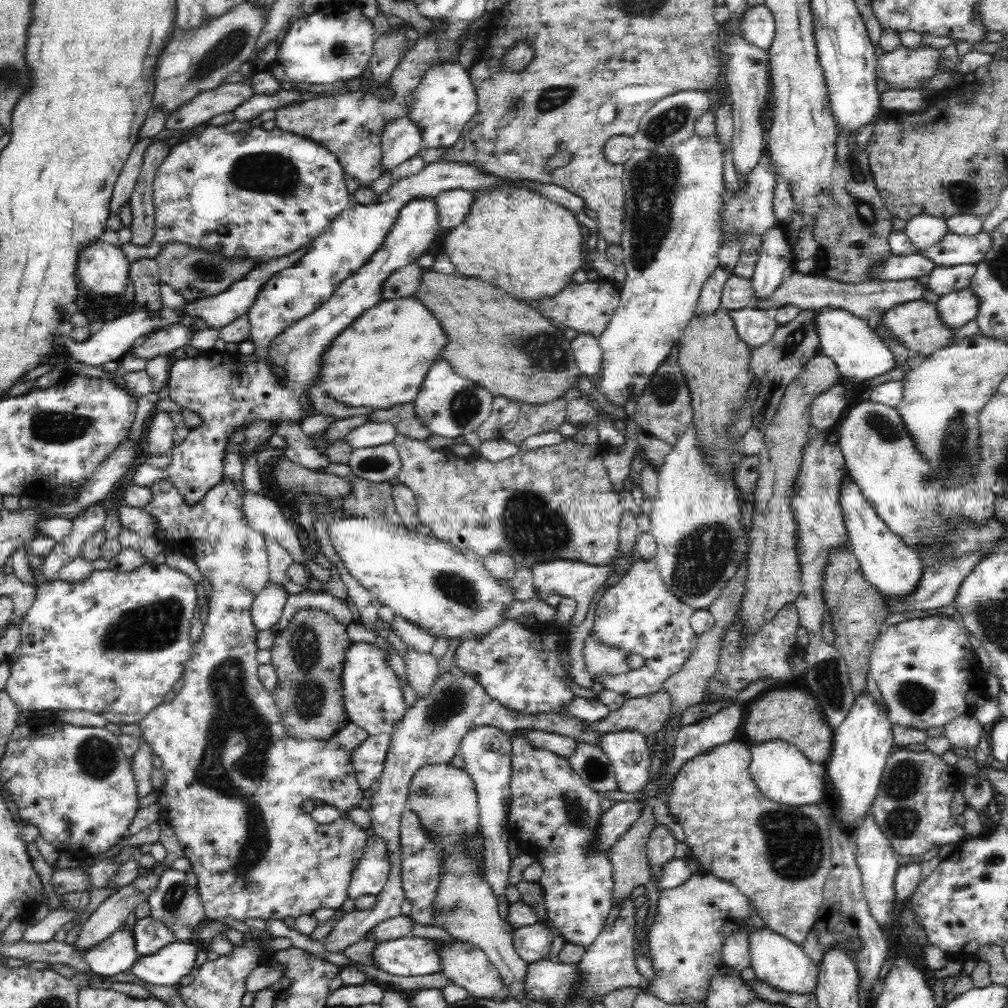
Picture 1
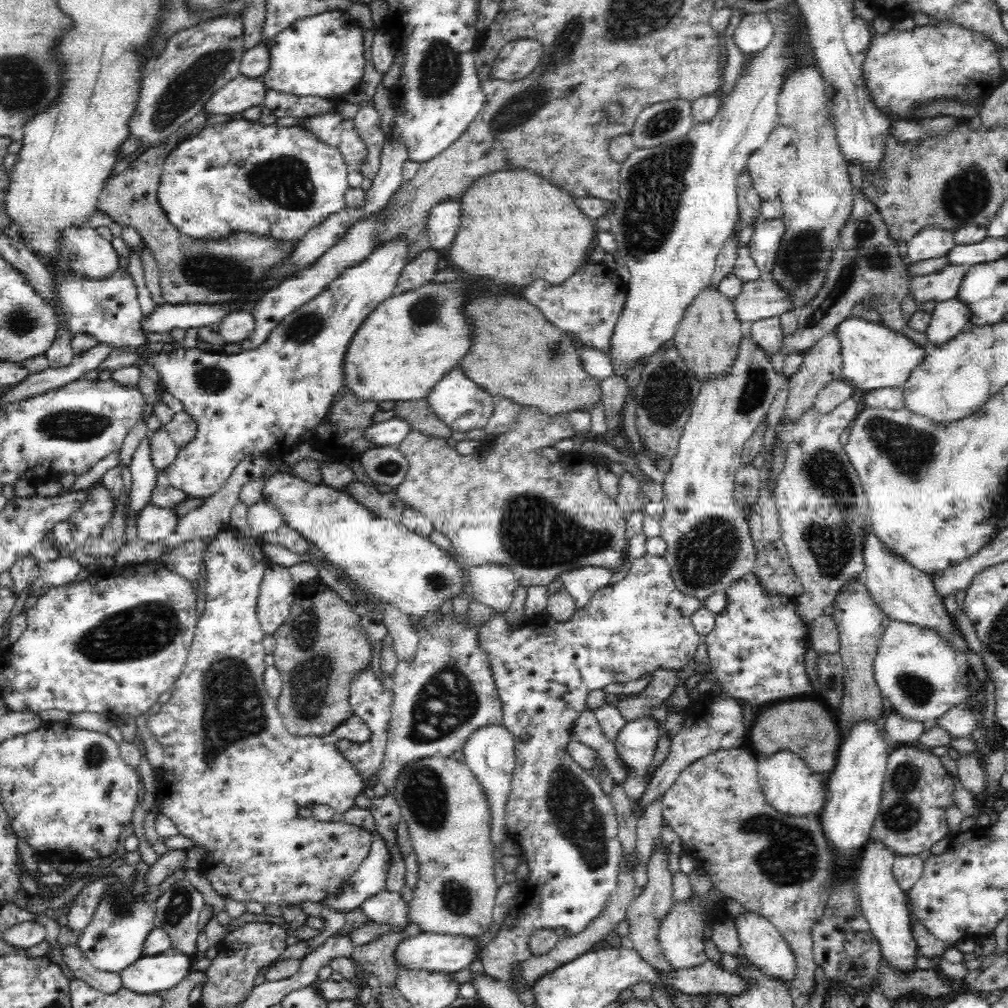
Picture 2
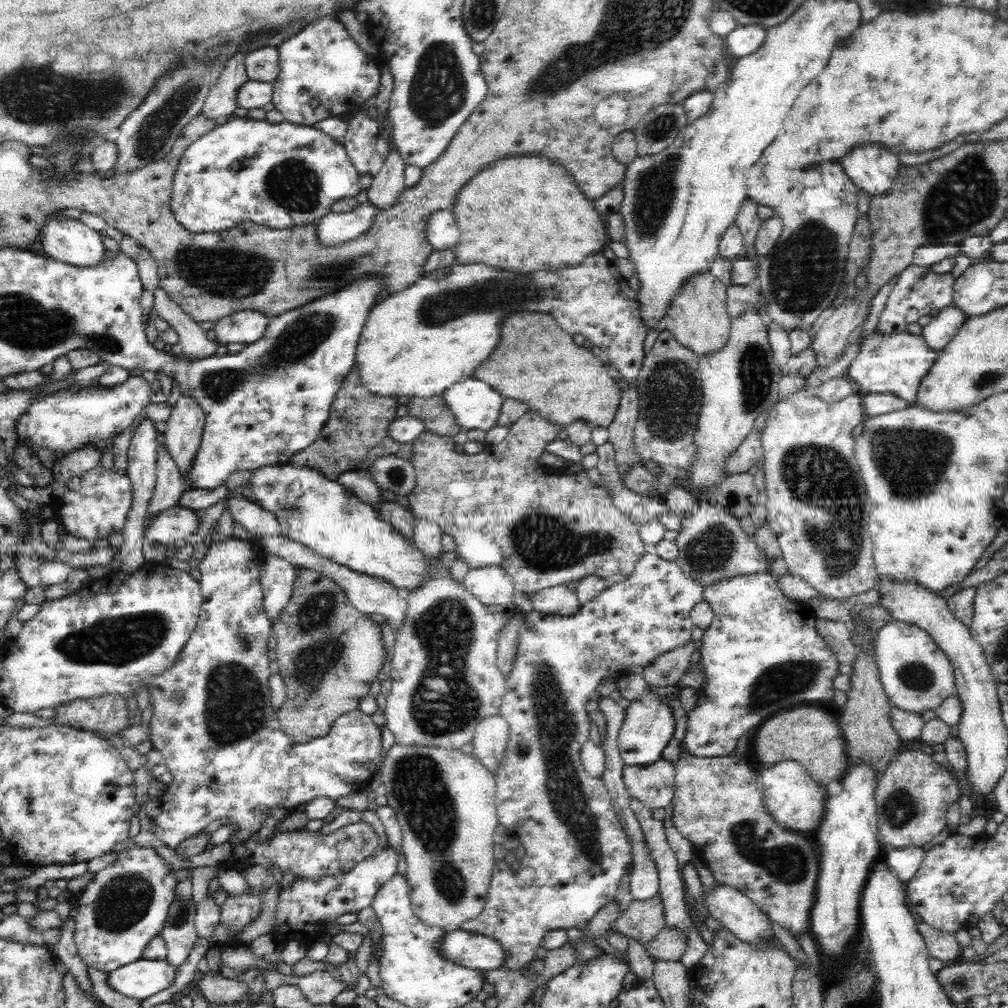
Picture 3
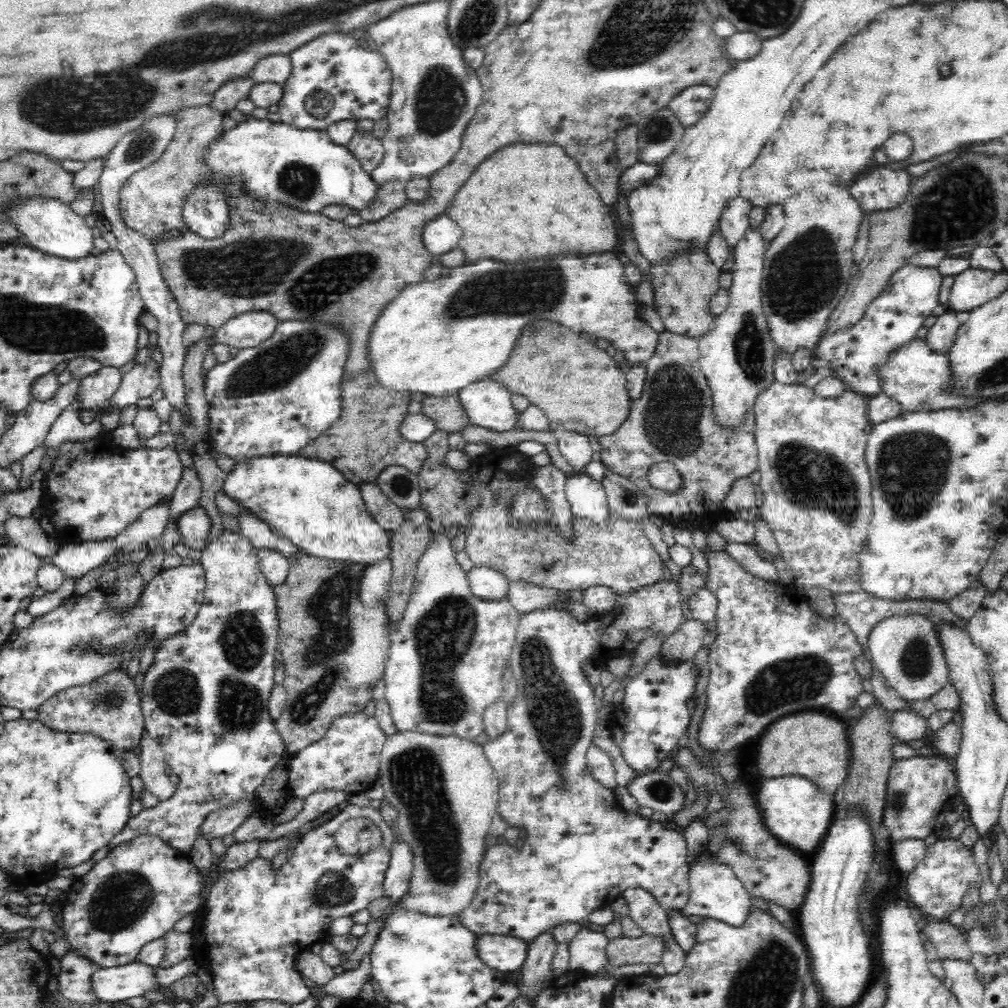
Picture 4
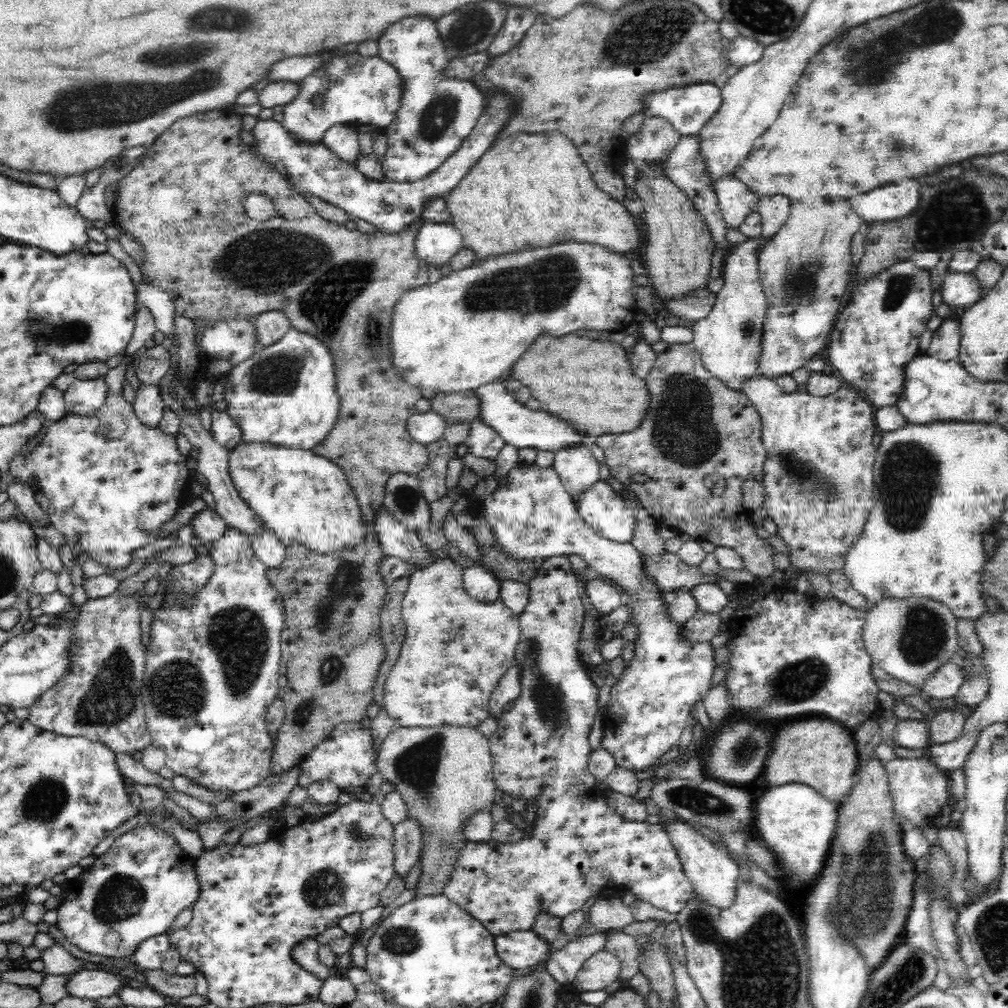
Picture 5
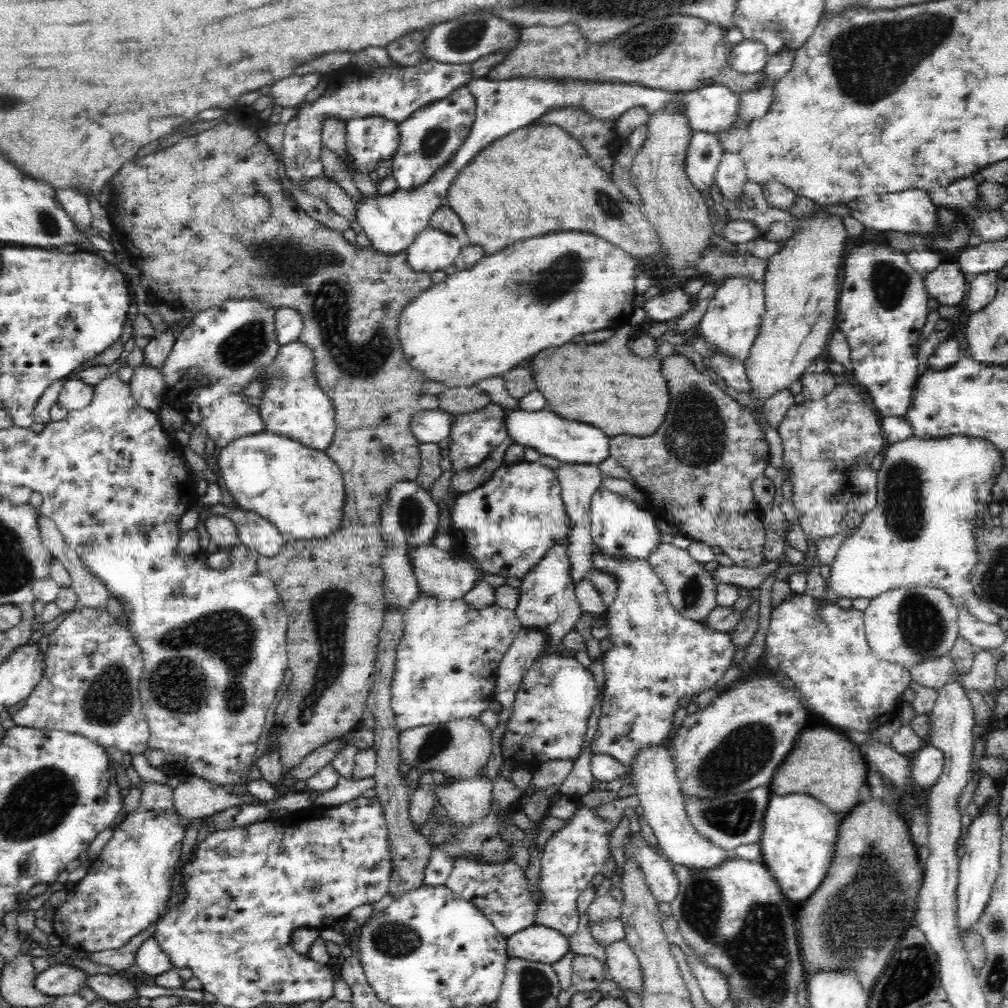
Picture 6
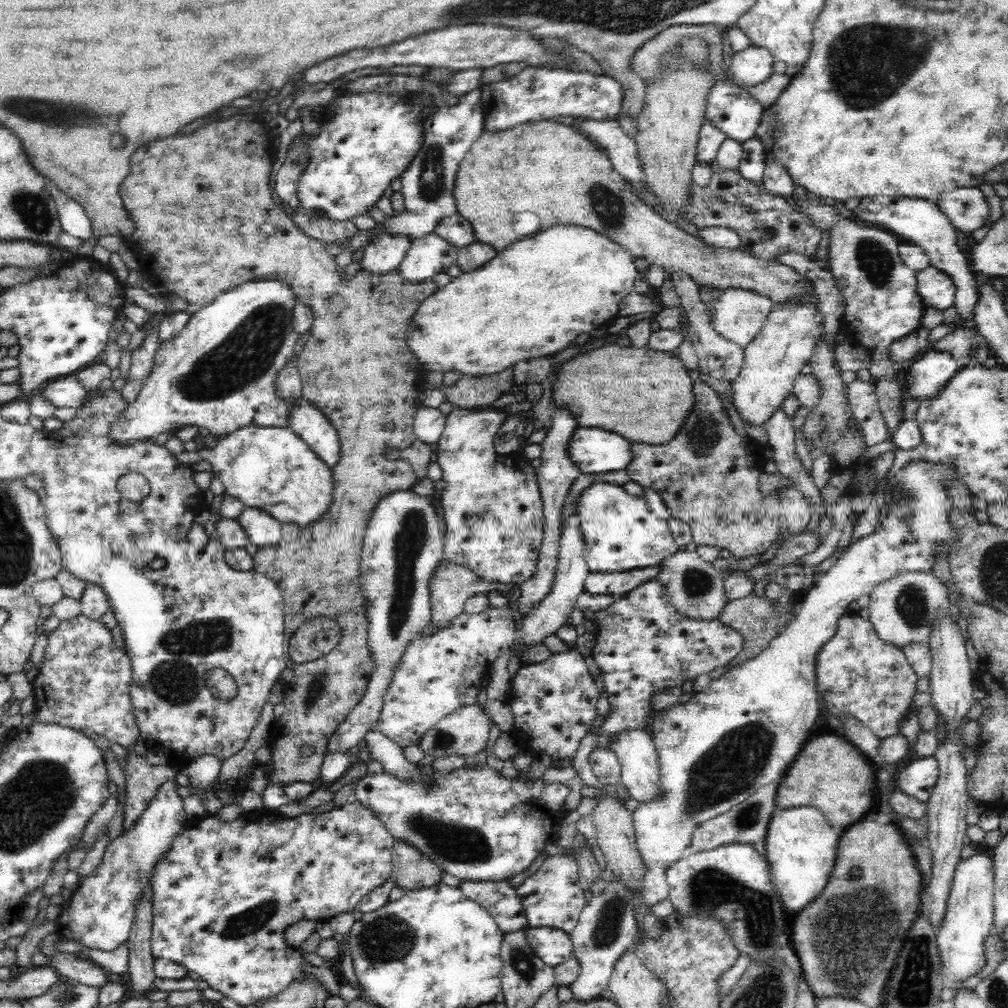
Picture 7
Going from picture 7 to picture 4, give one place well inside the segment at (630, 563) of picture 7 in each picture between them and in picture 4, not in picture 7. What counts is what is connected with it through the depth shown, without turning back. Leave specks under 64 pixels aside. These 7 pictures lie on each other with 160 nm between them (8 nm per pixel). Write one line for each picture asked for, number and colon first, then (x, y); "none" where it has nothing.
4: (586, 496)
5: (599, 505)
6: (621, 528)

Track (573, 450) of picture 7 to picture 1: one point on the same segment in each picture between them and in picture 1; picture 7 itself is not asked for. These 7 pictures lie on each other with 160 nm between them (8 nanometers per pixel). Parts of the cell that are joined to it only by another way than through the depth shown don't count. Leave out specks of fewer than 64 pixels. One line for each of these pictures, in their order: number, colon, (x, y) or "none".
1: (450, 406)
2: (462, 405)
3: (475, 405)
4: (487, 403)
5: (518, 426)
6: (577, 443)

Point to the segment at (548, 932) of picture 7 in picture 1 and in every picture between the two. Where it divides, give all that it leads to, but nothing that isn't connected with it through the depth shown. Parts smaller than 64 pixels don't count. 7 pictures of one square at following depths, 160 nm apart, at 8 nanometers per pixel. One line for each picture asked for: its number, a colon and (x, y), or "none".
1: (410, 956)
2: (426, 951)
3: (477, 952)
4: (505, 954)
5: (520, 949)
6: (542, 945)

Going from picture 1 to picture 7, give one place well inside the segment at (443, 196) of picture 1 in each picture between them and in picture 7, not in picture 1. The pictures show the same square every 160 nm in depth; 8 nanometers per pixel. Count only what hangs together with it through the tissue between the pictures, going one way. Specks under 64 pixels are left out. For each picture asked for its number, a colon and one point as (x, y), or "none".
2: (444, 218)
3: (442, 232)
4: (441, 234)
5: (436, 242)
6: (431, 250)
7: (429, 255)

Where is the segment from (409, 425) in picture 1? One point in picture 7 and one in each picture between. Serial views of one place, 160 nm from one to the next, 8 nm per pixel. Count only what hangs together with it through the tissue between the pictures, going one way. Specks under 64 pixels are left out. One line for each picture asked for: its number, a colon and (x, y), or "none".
2: (419, 415)
3: (433, 412)
4: (448, 415)
5: (464, 407)
6: (463, 400)
7: (470, 392)

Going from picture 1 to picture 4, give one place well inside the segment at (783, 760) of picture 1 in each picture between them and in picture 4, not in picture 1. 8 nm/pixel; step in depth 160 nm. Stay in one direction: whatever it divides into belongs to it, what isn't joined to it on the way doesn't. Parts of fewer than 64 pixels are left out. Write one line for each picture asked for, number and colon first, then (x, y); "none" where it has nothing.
2: (790, 787)
3: (791, 797)
4: (792, 808)

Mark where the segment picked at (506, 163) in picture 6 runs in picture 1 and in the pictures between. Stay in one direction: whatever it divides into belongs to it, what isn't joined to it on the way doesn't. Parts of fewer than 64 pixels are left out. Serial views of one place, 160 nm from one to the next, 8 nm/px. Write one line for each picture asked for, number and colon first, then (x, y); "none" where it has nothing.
1: (528, 245)
2: (516, 226)
3: (521, 213)
4: (525, 201)
5: (527, 190)

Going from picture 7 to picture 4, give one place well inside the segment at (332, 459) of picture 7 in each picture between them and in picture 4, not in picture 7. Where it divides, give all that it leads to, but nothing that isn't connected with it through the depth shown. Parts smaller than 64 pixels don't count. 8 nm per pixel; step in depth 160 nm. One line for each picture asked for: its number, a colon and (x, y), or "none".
4: (273, 399)
5: (285, 394)
6: (292, 404)

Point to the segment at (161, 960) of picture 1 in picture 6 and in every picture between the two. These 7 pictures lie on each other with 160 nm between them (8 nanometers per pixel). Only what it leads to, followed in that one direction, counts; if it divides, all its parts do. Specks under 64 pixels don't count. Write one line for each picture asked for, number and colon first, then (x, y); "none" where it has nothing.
2: (148, 974)
3: (139, 980)
4: (119, 983)
5: (87, 984)
6: (57, 980)

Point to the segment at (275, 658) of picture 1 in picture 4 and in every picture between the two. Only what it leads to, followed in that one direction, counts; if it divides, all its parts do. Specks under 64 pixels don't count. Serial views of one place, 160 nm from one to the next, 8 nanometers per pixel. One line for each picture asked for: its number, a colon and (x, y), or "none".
2: (319, 648)
3: (328, 652)
4: (334, 649)

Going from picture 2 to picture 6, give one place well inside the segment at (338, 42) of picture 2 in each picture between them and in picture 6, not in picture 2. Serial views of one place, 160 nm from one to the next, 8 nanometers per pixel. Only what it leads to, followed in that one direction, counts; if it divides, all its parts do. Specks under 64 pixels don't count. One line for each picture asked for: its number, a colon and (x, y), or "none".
3: (322, 72)
4: (332, 78)
5: (347, 88)
6: (394, 92)

